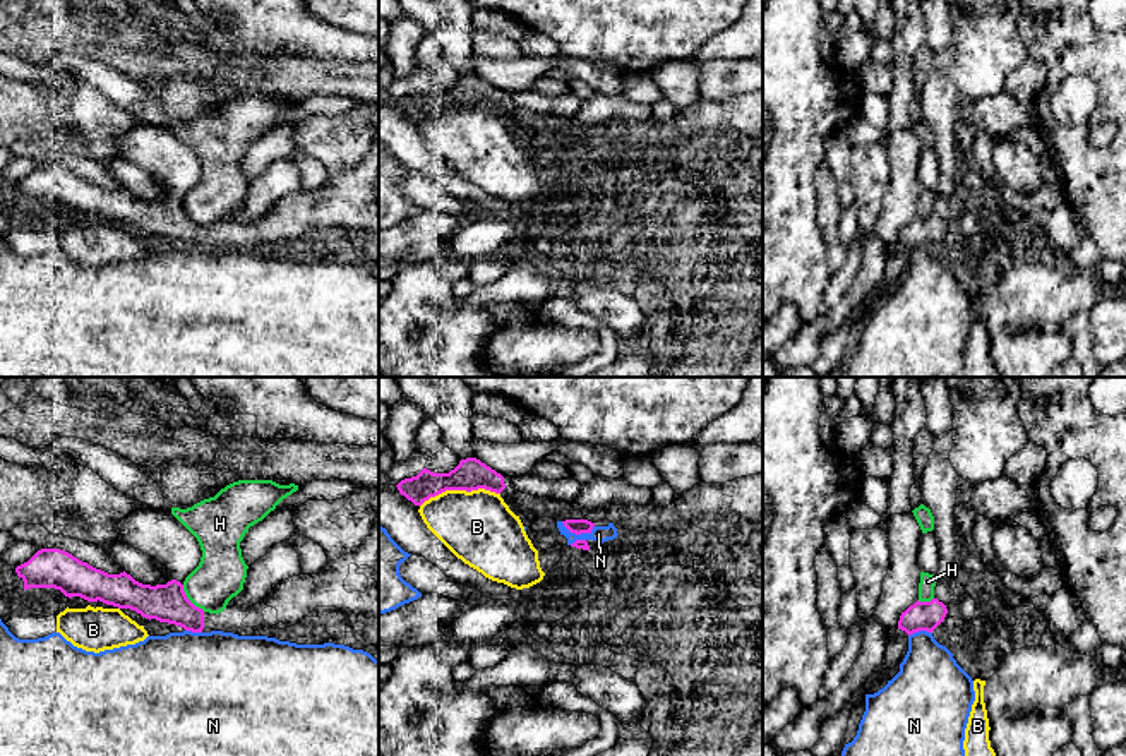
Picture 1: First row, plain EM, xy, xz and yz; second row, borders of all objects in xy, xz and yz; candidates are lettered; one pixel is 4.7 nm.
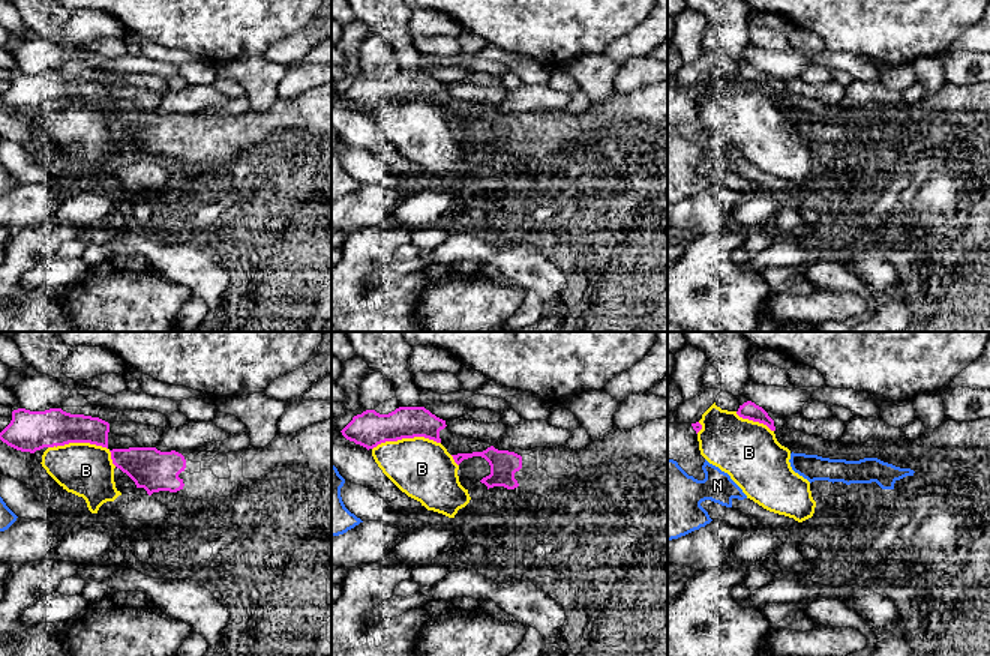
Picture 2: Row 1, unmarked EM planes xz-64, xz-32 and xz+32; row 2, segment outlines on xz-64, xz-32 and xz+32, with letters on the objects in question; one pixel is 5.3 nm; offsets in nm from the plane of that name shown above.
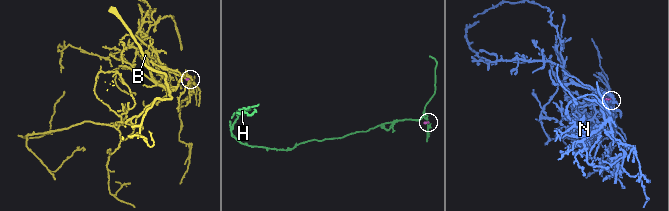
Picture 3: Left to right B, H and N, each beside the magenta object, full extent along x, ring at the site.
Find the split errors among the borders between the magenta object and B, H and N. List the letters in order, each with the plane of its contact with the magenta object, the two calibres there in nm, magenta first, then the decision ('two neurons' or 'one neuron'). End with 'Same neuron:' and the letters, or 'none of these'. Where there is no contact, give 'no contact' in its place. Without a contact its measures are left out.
B: xz | 150/340 nm | two neurons
H: xy | 180/240 nm | two neurons
N: xz | 70/80 nm | two neurons
Same neuron: none of these

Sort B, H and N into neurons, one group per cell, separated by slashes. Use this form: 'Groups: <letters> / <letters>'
Groups: B / H / N

